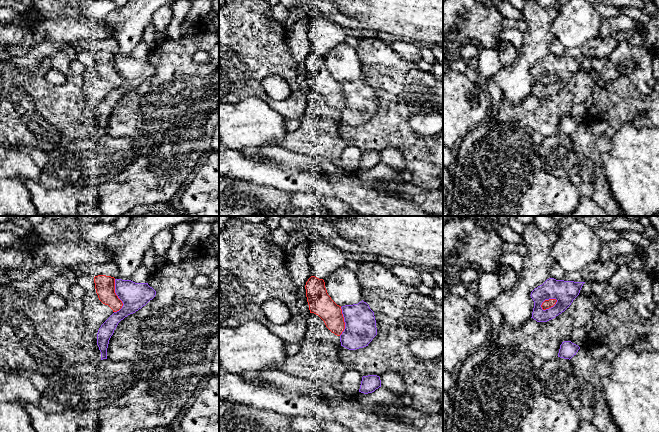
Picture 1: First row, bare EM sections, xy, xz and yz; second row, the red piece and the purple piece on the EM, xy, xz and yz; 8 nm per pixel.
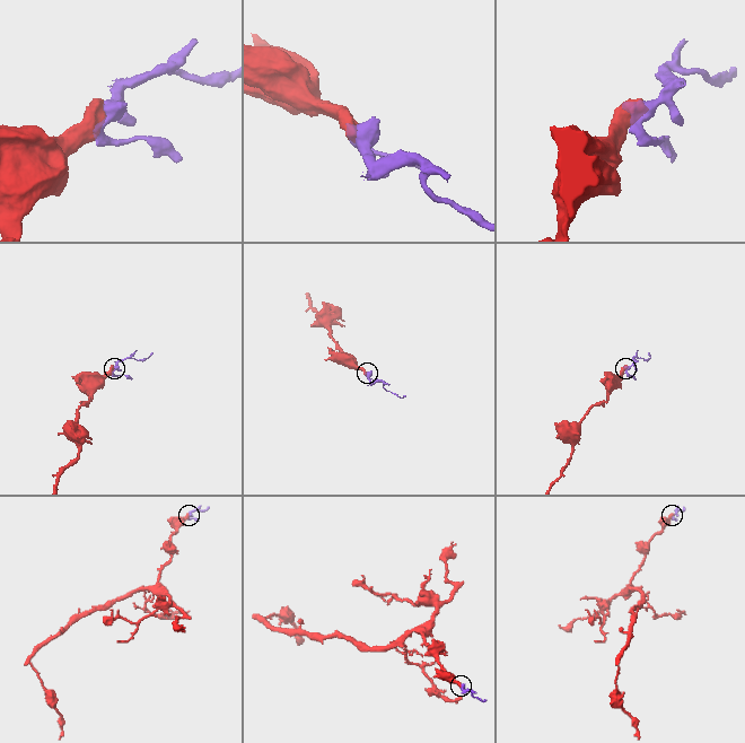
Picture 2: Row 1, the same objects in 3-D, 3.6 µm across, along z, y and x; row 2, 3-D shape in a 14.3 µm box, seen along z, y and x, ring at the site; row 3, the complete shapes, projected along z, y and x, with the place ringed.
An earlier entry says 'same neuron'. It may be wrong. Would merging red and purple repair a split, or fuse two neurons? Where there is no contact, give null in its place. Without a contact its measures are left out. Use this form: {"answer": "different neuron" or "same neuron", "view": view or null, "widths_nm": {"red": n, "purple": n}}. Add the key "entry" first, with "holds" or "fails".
{"entry": "fails", "answer": "different neuron", "view": "yz", "widths_nm": {"red": 70, "purple": 180}}

